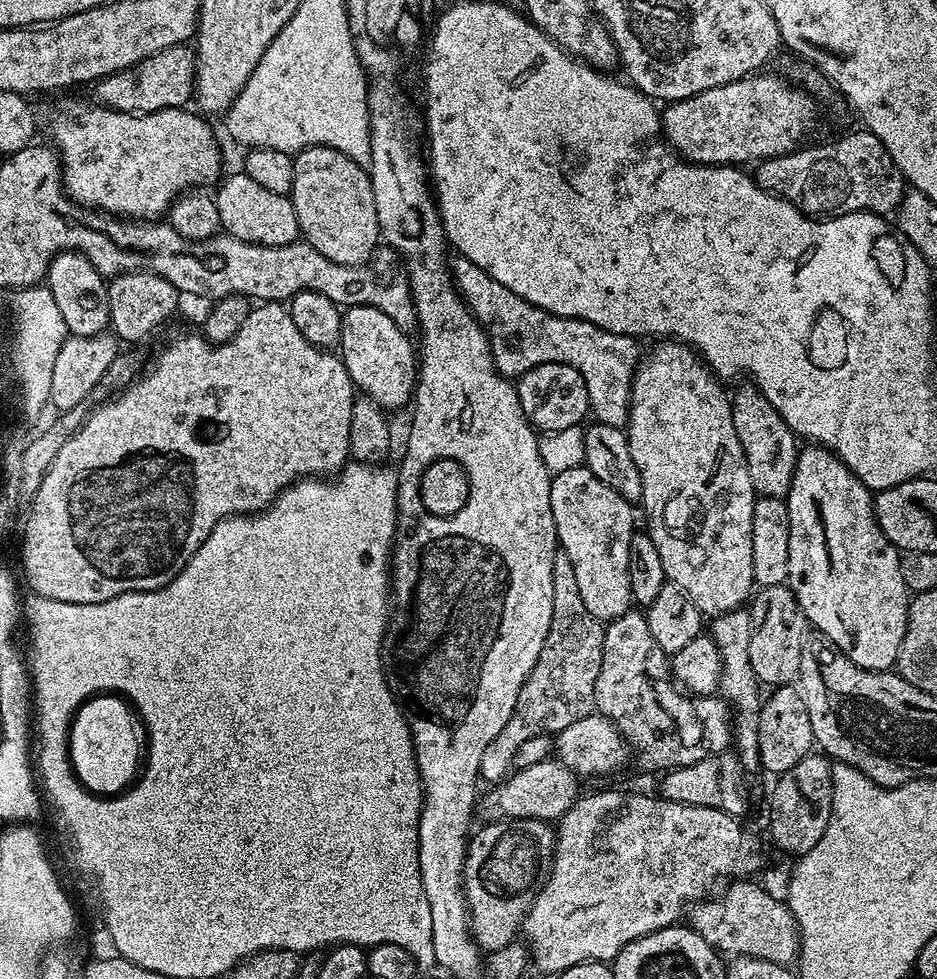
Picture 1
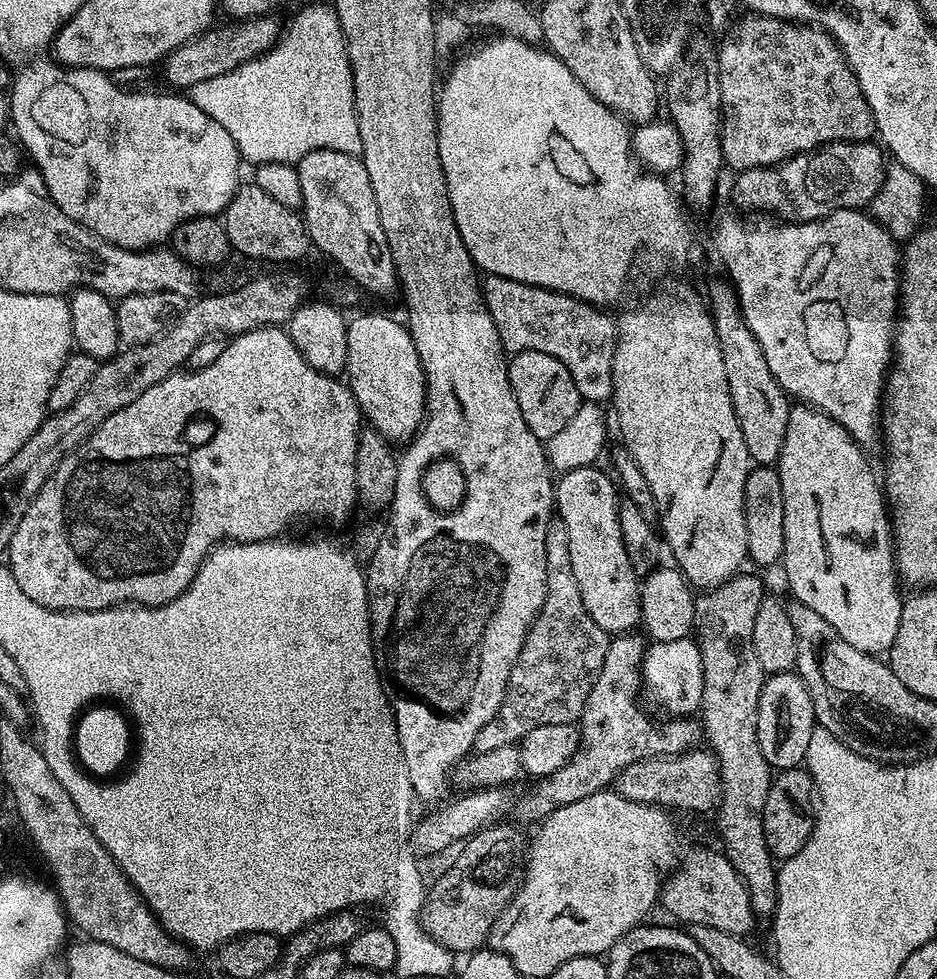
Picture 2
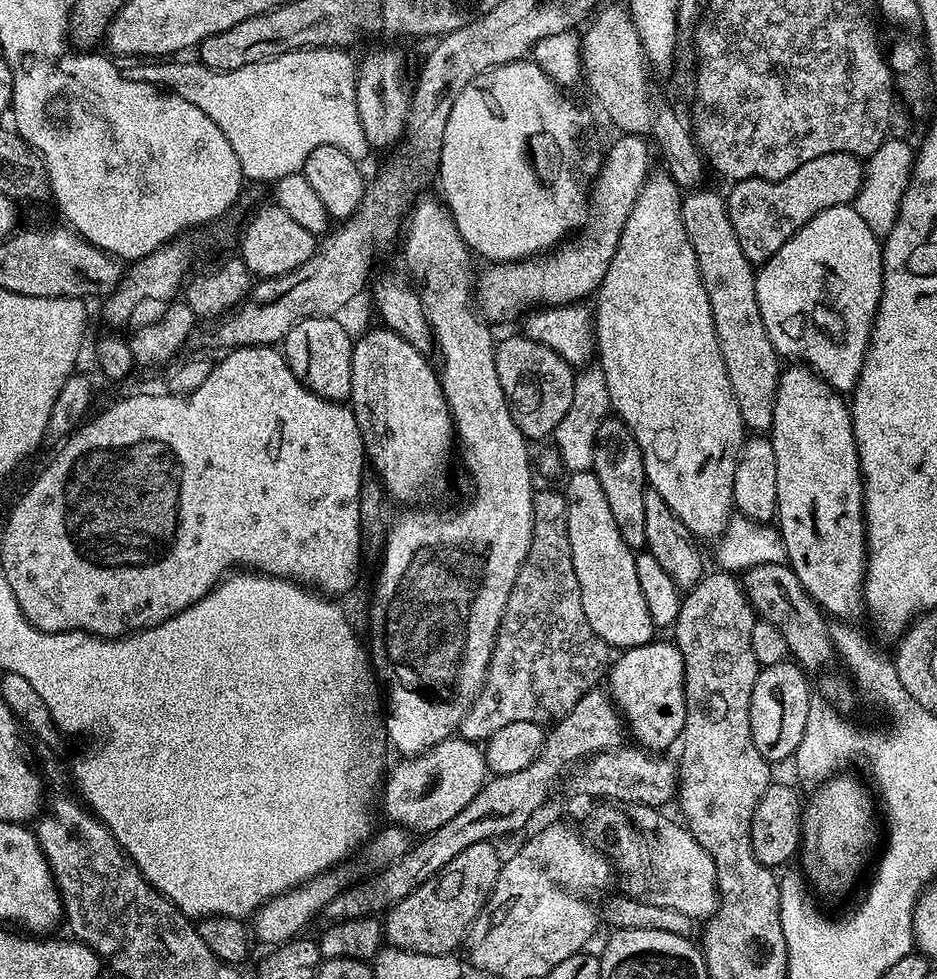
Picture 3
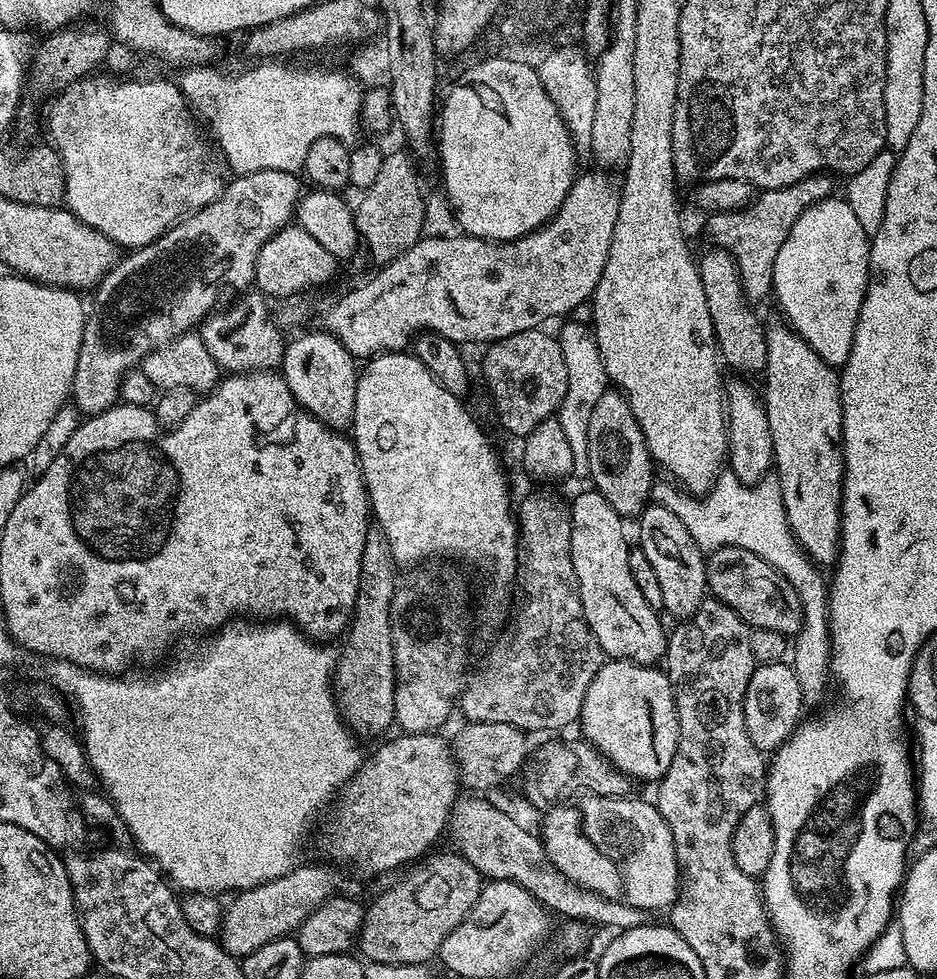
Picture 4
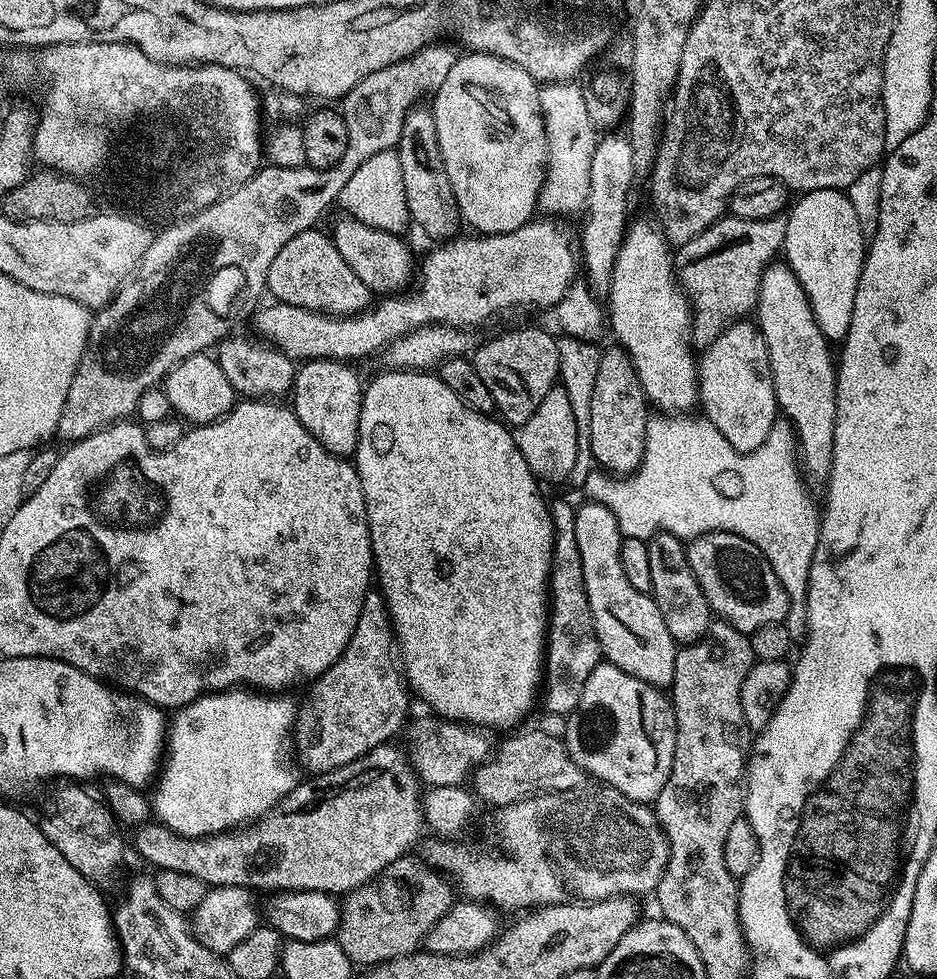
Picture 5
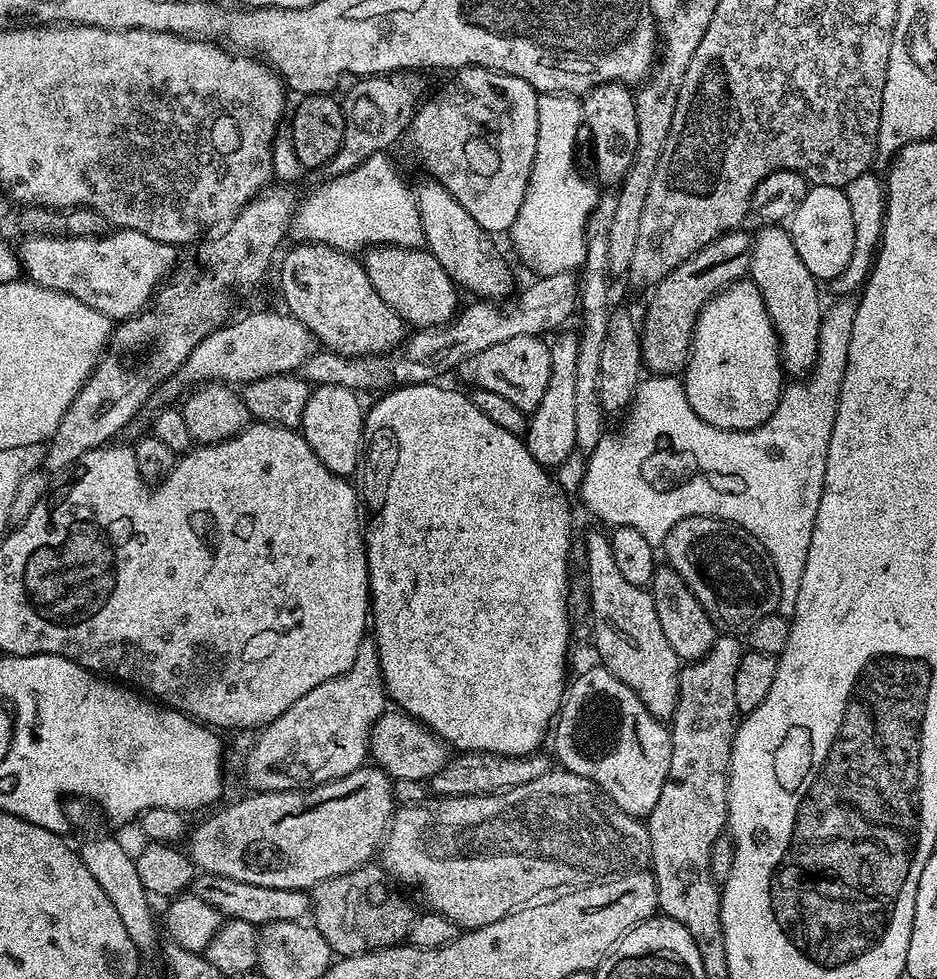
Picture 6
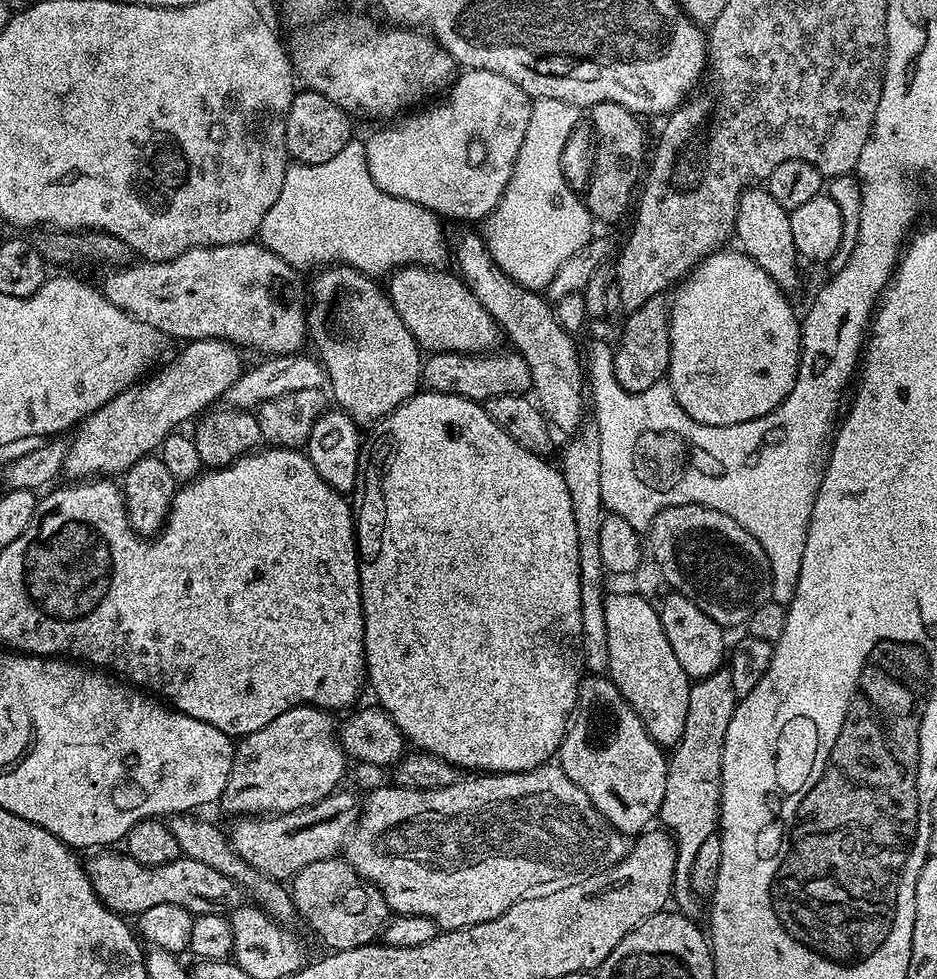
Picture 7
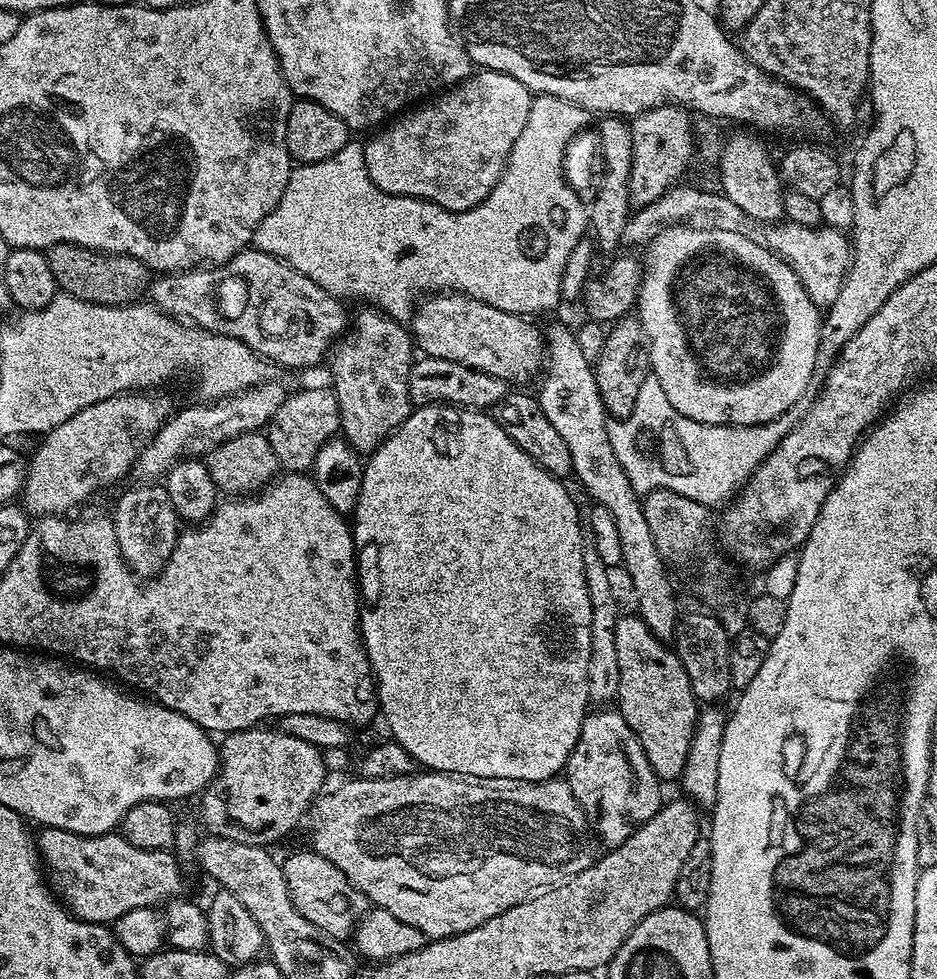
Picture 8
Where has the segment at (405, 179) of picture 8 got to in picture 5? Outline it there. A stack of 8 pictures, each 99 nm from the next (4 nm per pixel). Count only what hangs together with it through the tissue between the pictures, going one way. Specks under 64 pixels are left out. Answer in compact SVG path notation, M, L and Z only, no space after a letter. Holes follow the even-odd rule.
M469 51L464 55L457 58L454 66L450 66L446 82L436 88L431 97L433 100L430 100L434 126L438 130L438 146L463 223L485 236L513 232L533 219L544 185L544 169L548 167L540 88L536 79L526 74L522 66L514 66L514 62L485 52Z

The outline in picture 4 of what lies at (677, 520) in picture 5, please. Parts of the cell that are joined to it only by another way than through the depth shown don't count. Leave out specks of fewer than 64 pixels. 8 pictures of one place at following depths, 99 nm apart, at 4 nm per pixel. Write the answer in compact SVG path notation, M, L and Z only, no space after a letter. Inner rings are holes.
M725 470L720 473L712 491L701 496L689 494L675 483L667 483L655 485L655 499L674 510L678 518L682 518L686 530L690 530L694 542L698 542L705 554L714 553L726 546L750 550L750 554L758 554L758 558L770 562L770 566L774 566L774 570L781 572L790 586L794 586L802 602L804 625L791 645L790 663L794 674L798 674L798 686L804 691L805 705L818 703L828 688L828 680L830 684L832 666L832 630L828 620L829 585L826 576L820 573L823 571L804 551L803 545L796 540L791 530L779 479L765 478L759 484L749 486L730 470Z

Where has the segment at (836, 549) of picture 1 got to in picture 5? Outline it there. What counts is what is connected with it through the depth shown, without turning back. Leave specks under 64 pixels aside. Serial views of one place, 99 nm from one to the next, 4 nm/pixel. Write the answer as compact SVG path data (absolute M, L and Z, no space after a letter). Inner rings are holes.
M773 262L762 274L762 282L754 309L754 323L760 329L762 338L766 342L779 415L792 425L792 430L796 433L796 454L801 473L808 482L812 482L812 480L827 481L832 465L834 422L836 421L834 352L828 349L831 348L830 341L824 337L814 318L814 310L806 298L806 290L802 290L798 278L789 270L787 263Z

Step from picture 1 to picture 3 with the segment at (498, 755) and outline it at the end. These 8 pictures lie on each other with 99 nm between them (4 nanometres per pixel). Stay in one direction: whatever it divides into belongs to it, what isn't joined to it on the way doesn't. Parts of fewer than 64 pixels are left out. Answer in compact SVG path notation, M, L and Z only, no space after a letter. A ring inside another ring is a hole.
M537 491L532 501L530 550L518 570L514 590L510 590L482 690L460 723L458 735L462 740L486 742L495 732L502 730L502 726L510 726L510 722L534 722L541 726L559 724L591 688L601 683L610 664L608 643L594 634L594 626L590 626L586 610L582 610L582 590L570 554L570 526L563 491Z

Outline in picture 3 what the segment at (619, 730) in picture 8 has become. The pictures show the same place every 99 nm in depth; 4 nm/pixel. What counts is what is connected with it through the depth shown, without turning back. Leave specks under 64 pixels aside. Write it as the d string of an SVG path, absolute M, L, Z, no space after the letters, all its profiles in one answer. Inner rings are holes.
M656 638L650 644L623 649L617 656L620 657L611 661L606 676L610 699L620 709L627 731L632 731L633 738L637 740L633 741L653 754L663 753L663 748L670 747L672 743L675 745L681 739L686 722L682 654L675 643L668 641L667 644Z

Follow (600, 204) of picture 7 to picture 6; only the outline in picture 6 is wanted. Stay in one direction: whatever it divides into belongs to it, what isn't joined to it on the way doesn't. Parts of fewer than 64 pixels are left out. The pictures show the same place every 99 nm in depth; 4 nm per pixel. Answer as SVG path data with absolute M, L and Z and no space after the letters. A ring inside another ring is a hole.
M599 84L583 93L583 123L586 132L592 135L592 156L596 159L599 183L619 185L634 162L638 146L638 118L634 115L636 98L633 89L626 84Z

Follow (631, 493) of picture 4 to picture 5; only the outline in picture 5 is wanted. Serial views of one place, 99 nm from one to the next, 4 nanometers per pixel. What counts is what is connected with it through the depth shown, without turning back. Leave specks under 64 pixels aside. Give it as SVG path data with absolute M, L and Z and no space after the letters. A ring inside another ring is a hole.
M619 345L602 352L592 400L590 400L591 458L603 471L623 478L632 475L644 461L646 426L650 408L638 382L632 359Z

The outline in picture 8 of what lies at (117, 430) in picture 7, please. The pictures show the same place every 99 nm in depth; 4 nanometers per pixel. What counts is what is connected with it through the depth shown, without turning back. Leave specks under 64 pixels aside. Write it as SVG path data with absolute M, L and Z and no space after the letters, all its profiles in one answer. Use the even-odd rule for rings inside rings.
M156 390L119 392L116 396L94 402L94 406L86 406L86 410L78 410L78 414L66 418L62 426L43 433L41 440L44 441L28 460L28 473L22 493L24 511L36 518L71 513L71 508L90 499L99 488L108 488L127 472L131 473L142 450L156 437L174 411L174 405L166 397L159 396L160 394Z

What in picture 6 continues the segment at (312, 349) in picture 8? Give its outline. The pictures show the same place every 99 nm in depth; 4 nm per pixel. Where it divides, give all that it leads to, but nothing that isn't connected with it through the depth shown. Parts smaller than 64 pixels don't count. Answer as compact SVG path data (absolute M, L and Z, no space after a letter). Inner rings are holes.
M125 228L119 230L109 231L106 236L28 236L25 239L24 245L19 245L18 251L20 254L20 266L23 275L27 277L31 283L41 284L44 288L50 290L58 290L62 294L70 294L74 298L78 298L78 302L86 302L86 306L90 306L94 310L98 310L107 316L113 322L127 320L128 317L136 315L151 301L155 296L157 288L160 287L162 281L177 267L176 252L177 249L171 244L163 244L154 238L146 238L146 234L138 234L138 230L126 230Z

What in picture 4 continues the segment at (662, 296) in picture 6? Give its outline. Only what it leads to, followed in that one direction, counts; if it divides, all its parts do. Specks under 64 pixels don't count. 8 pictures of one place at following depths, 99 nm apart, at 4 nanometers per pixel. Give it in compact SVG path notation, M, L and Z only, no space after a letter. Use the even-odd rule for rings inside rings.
M828 174L807 176L790 186L761 191L745 208L733 212L713 212L707 217L708 232L717 240L719 247L736 259L740 281L749 301L769 299L772 296L774 262L782 250L782 242L794 230L794 222L811 204L829 199L833 195L832 180Z

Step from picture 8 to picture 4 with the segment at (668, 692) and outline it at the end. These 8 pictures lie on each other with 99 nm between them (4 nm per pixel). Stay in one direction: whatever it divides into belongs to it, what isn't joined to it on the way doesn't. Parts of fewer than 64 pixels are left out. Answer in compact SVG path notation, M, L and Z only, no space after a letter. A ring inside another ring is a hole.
M587 491L570 500L570 554L574 558L574 574L578 574L586 622L590 622L590 630L594 630L594 638L598 638L605 657L659 665L668 650L669 633L666 628L664 632L661 613L642 598L642 590L638 590L638 582L630 574L630 543L624 533L625 521L600 492Z

